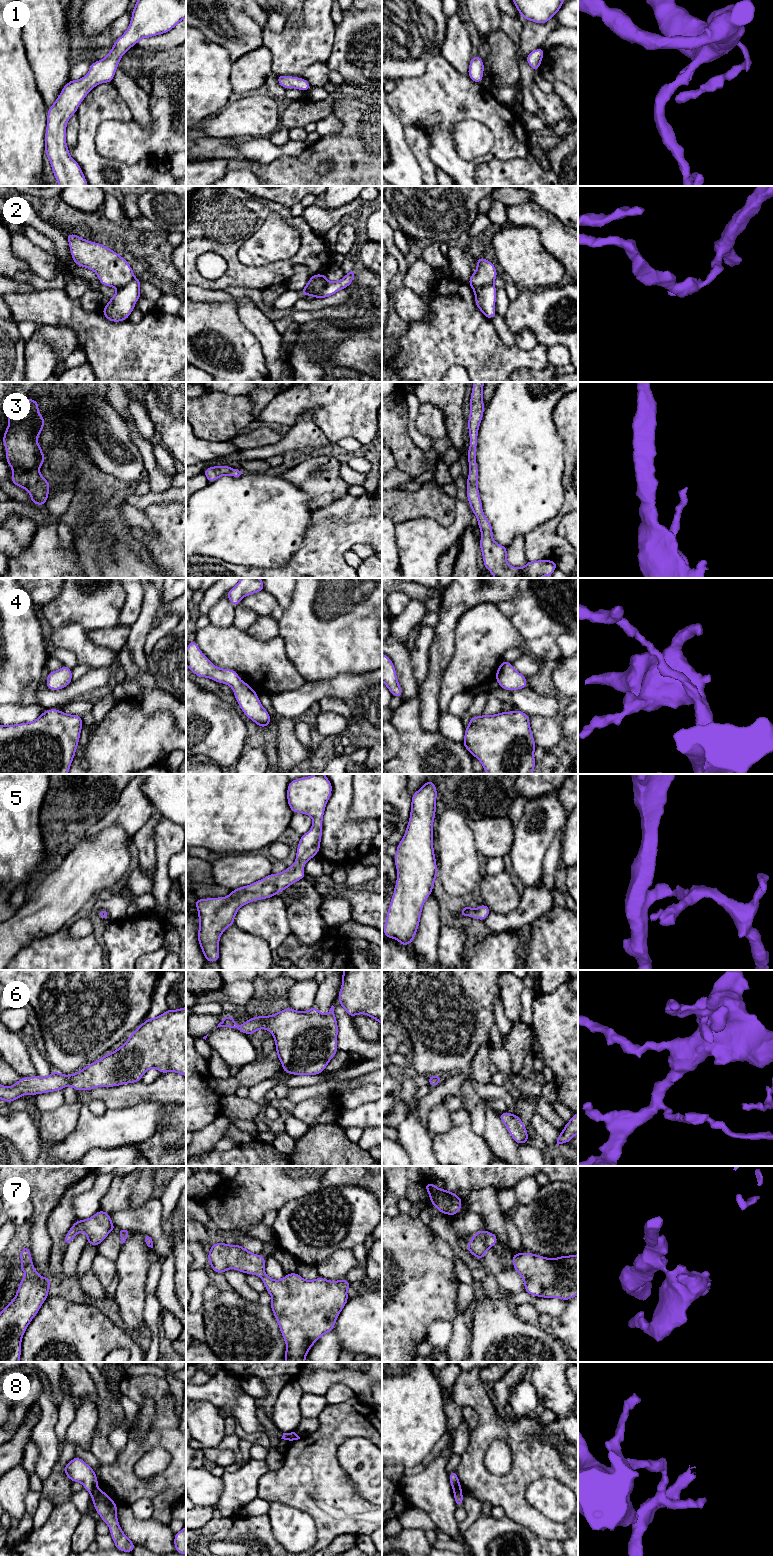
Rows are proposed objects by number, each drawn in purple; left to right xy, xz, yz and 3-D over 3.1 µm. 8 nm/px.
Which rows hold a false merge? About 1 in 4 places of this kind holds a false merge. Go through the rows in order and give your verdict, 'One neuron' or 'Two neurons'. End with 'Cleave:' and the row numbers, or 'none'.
1: One neuron
2: Two neurons
3: One neuron
4: One neuron
5: One neuron
6: One neuron
7: One neuron
8: Two neurons
Cleave: 2, 8

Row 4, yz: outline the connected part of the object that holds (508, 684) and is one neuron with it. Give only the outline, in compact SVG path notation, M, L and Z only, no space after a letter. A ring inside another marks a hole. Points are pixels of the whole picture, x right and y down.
M503 660L497 669L495 680L505 690L520 690L528 685L527 679L520 672L515 670L512 663Z

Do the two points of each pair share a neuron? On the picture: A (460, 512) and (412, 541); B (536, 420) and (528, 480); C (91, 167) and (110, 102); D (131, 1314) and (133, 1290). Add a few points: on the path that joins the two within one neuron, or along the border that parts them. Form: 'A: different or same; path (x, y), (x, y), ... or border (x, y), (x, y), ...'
A: same; path (456, 526), (444, 538), (426, 540)
B: same; path (536, 435), (536, 448), (529, 455), (528, 465)
C: same; path (88, 151), (88, 124), (94, 118)
D: same; path (131, 1308), (131, 1296)

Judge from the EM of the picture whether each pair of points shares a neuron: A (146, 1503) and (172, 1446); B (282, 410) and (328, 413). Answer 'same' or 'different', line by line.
A: different
B: same

